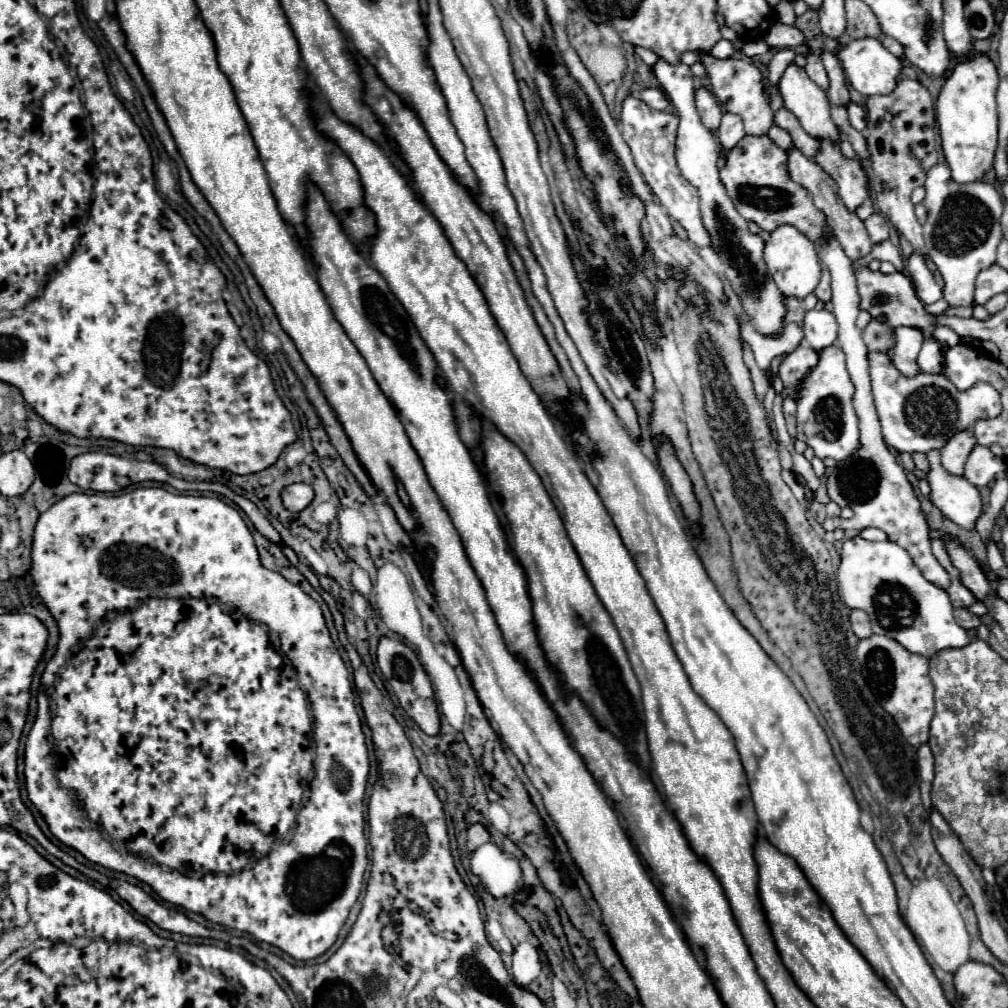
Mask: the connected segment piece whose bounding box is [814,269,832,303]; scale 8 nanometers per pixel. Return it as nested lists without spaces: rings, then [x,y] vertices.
[[[824,269],[822,271],[822,279],[820,279],[820,283],[818,283],[818,287],[816,287],[816,291],[814,291],[814,295],[820,299],[820,301],[830,301],[830,297],[832,297],[832,291],[830,291],[830,273],[828,273],[828,269]]]

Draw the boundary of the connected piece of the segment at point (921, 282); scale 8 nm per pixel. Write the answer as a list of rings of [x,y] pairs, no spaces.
[[[916,253],[908,259],[908,275],[912,279],[912,285],[914,285],[918,299],[924,305],[936,303],[936,301],[942,299],[942,289],[936,285],[930,269],[924,265],[924,259]]]

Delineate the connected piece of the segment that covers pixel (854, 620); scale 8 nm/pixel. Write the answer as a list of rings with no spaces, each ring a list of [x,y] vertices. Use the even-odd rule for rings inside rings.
[[[854,609],[854,611],[850,613],[850,623],[852,623],[852,631],[856,633],[858,639],[864,639],[864,637],[870,637],[870,635],[872,635],[870,617],[868,617],[864,611]]]

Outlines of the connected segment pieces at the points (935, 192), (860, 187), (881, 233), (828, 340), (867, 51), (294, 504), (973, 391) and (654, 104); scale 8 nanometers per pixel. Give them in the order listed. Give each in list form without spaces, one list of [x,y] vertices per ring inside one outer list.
[[[938,163],[926,177],[924,207],[928,221],[924,223],[924,241],[932,261],[938,265],[946,287],[944,299],[950,307],[966,307],[974,303],[976,275],[996,261],[996,247],[1002,239],[1000,217],[1004,201],[994,185],[984,181],[956,183],[946,163]]]
[[[820,141],[820,151],[814,157],[816,163],[832,175],[832,179],[838,183],[838,195],[846,209],[856,211],[862,201],[868,197],[866,189],[866,173],[858,159],[846,159],[836,143]]]
[[[880,213],[870,215],[870,217],[864,221],[864,225],[866,225],[866,231],[868,231],[872,243],[880,243],[880,241],[888,239],[888,229],[890,229],[890,225],[888,225],[886,217],[882,217]]]
[[[812,309],[804,317],[804,339],[810,343],[810,347],[822,351],[828,345],[832,345],[838,337],[838,323],[836,317],[826,309]]]
[[[866,37],[866,39],[860,39],[860,41],[850,41],[848,45],[844,45],[840,49],[838,59],[842,61],[842,67],[844,67],[844,73],[850,81],[850,85],[866,97],[892,93],[896,89],[898,79],[902,77],[902,67],[904,67],[902,59],[894,57],[888,49],[884,49],[880,39],[874,39],[874,37]]]
[[[294,483],[294,485],[288,485],[284,491],[282,491],[282,501],[284,501],[284,507],[292,513],[300,513],[302,509],[306,509],[314,499],[314,489],[306,483]]]
[[[868,353],[868,363],[870,363],[870,377],[872,377],[872,395],[874,395],[874,403],[878,409],[878,417],[882,423],[882,435],[888,447],[900,451],[900,453],[930,453],[934,449],[942,449],[956,433],[960,431],[968,431],[974,427],[976,421],[980,419],[992,419],[1002,411],[1002,403],[1000,403],[1000,393],[996,393],[996,389],[990,383],[976,383],[966,391],[958,391],[950,379],[944,373],[916,373],[914,377],[906,377],[902,375],[894,363],[890,361],[890,357],[886,353]]]
[[[644,89],[642,93],[640,93],[640,97],[642,97],[642,101],[648,105],[648,107],[652,107],[652,109],[666,109],[668,105],[670,105],[670,101],[668,101],[668,97],[664,95],[664,91],[660,91],[660,89]]]

